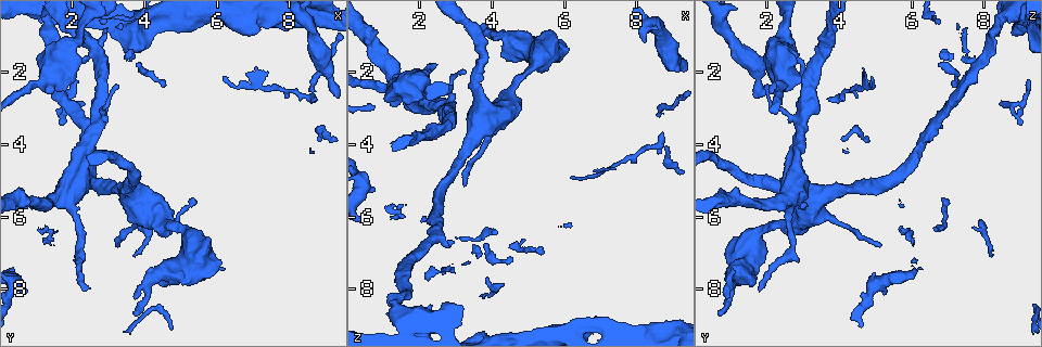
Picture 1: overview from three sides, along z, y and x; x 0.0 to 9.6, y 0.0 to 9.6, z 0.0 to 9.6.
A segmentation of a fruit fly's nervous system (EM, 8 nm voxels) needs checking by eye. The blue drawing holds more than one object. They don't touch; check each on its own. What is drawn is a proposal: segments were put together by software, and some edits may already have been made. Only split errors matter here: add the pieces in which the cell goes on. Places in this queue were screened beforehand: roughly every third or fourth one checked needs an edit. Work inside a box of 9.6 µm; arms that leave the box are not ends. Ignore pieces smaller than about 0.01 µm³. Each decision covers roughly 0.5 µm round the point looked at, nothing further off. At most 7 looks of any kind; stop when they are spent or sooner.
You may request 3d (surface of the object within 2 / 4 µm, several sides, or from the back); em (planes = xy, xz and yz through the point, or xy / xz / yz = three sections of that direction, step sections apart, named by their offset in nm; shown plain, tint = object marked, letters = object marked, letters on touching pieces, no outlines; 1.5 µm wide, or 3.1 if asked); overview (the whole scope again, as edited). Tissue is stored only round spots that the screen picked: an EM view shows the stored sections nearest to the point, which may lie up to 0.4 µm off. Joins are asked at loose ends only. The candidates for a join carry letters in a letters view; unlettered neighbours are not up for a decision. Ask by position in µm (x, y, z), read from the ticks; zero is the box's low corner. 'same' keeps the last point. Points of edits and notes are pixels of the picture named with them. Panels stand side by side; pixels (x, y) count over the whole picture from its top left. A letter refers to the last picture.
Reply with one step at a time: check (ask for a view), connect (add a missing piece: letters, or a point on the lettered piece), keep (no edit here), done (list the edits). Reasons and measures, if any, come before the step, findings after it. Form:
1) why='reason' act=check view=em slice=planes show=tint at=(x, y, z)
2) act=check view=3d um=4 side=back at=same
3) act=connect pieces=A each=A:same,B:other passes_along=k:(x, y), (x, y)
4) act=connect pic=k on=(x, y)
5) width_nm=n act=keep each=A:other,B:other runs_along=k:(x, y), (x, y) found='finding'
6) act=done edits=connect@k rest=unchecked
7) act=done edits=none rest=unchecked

why='end of a long branch' act=check view=3d um=2 side=back at=(2.45, 8.00, 1.80)

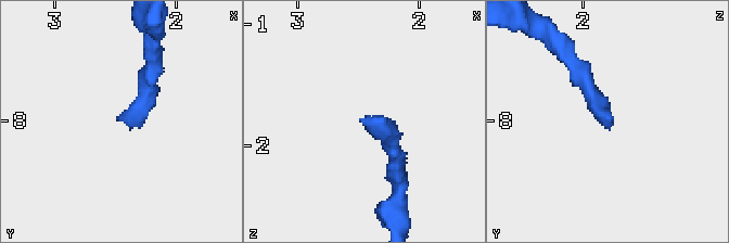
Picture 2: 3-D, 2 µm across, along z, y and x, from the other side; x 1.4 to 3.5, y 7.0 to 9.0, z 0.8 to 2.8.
act=check view=em slice=planes show=plain at=(2.48, 7.98, 1.80)

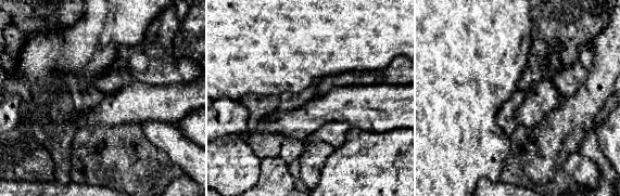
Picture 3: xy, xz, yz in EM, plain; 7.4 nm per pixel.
act=check view=em slice=planes show=letters at=same

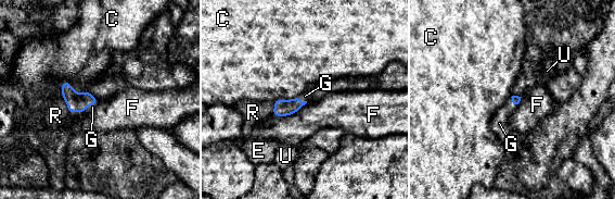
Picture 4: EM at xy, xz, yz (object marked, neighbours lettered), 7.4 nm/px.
act=connect pieces=G each=C:other,E:other,F:other,G:same,R:other,U:other found='it goes on there'

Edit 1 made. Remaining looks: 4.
why='redraw' act=check view=overview

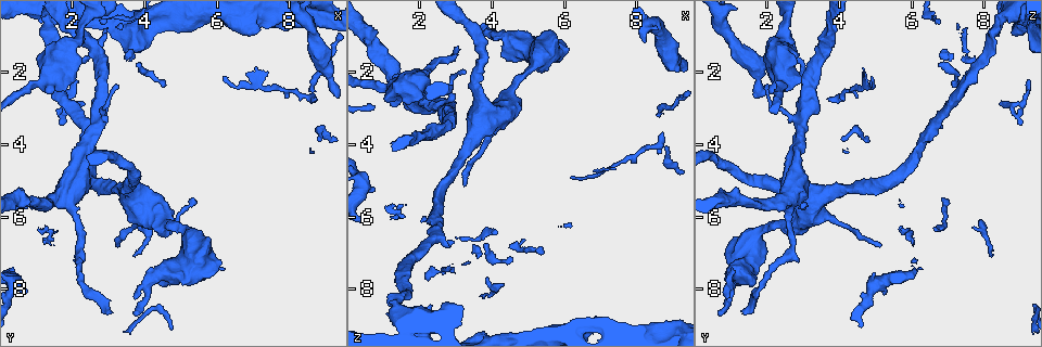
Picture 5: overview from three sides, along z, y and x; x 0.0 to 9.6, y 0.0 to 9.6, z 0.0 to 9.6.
why='an open end' act=check view=3d um=2 at=(1.40, 2.65, 2.10)

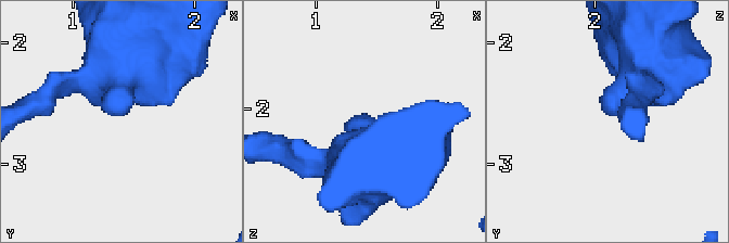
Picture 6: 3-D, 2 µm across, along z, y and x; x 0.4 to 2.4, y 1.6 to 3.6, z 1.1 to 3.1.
act=check view=em slice=planes show=tint at=(1.38, 2.60, 2.12)

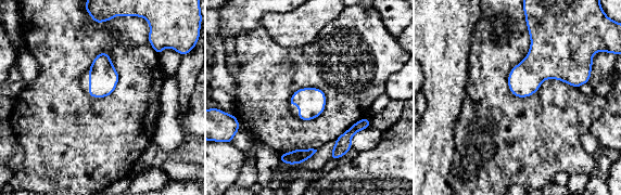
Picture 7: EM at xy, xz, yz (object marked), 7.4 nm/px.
act=check view=em slice=planes show=letters at=same

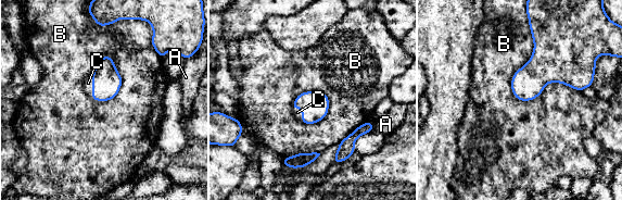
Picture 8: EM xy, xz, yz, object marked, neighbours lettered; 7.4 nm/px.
act=connect pieces=C each=A:other,B:other,C:same found='the cell continues'

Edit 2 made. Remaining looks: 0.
act=done edits=connect@4,connect@8 rest=unchecked

